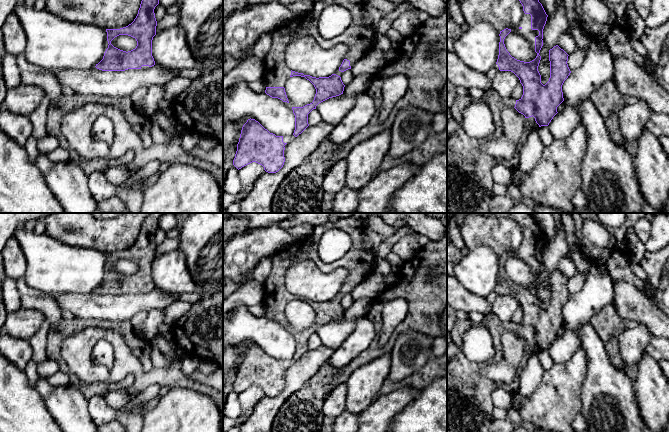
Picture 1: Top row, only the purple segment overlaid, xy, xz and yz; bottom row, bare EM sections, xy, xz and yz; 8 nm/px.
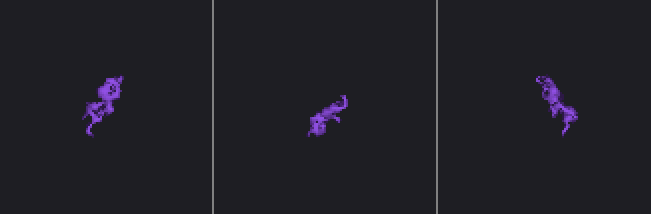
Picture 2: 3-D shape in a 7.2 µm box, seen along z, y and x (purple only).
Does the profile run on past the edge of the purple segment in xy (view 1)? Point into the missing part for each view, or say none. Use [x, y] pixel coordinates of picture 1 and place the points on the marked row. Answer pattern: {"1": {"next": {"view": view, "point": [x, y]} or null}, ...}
{"1": {"next": null}}

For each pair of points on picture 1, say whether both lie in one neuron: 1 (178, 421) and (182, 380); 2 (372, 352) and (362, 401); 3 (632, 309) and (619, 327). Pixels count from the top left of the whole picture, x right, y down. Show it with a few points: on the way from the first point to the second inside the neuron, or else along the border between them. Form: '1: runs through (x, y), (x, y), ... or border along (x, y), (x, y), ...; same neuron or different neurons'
1: border along (170, 388), (186, 387), (204, 394); different neurons
2: border along (389, 352), (358, 367), (350, 375); different neurons
3: border along (611, 304), (622, 318), (632, 320), (637, 324); different neurons

